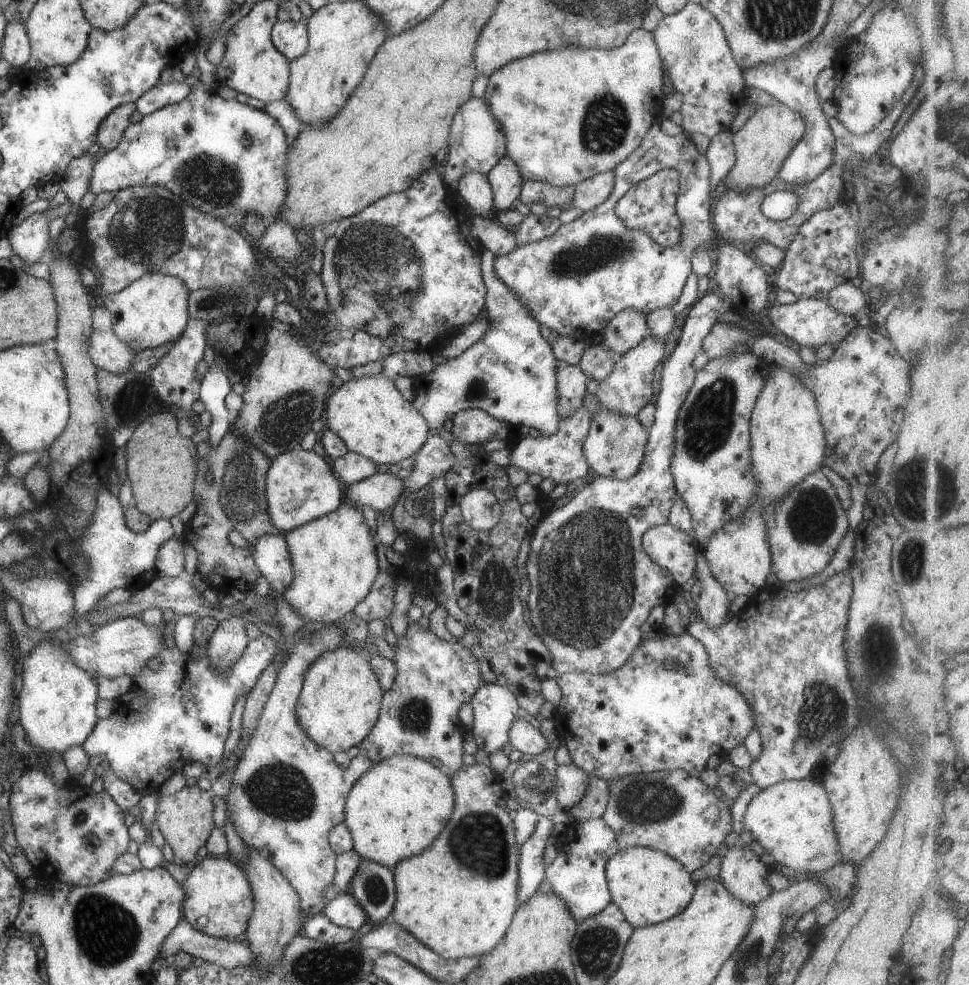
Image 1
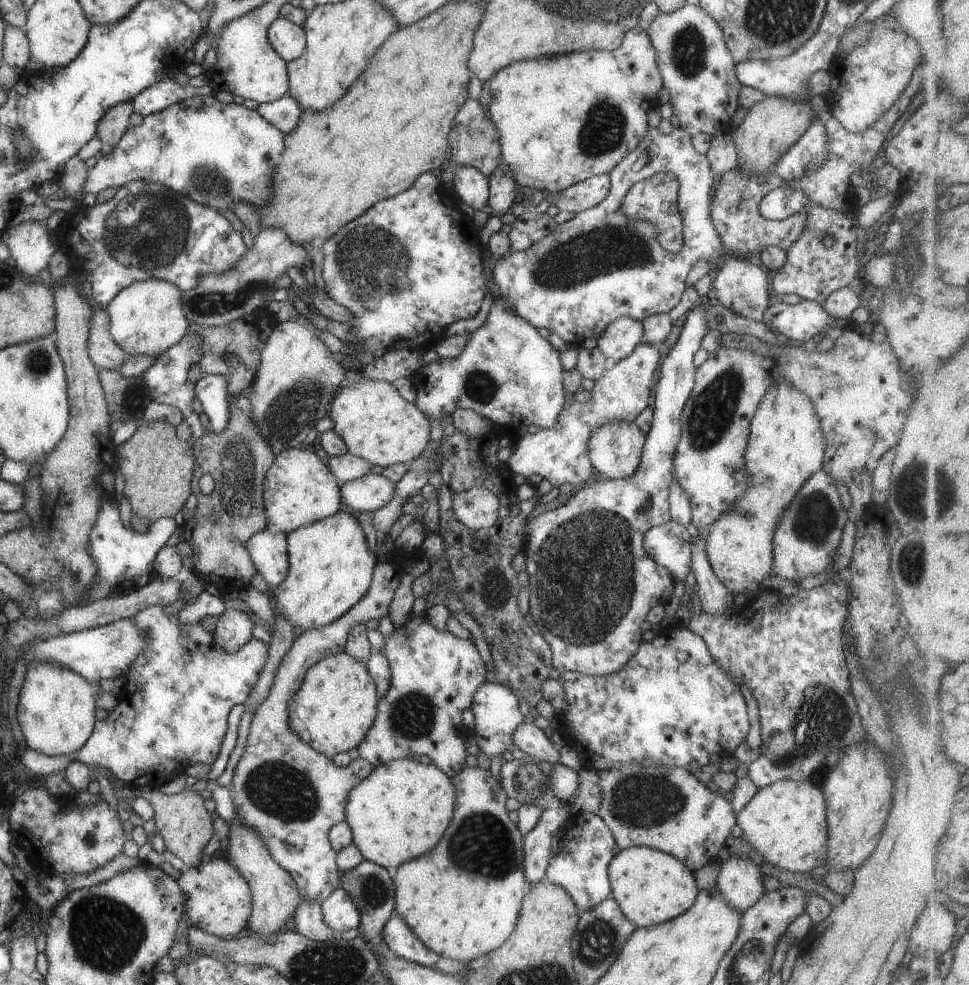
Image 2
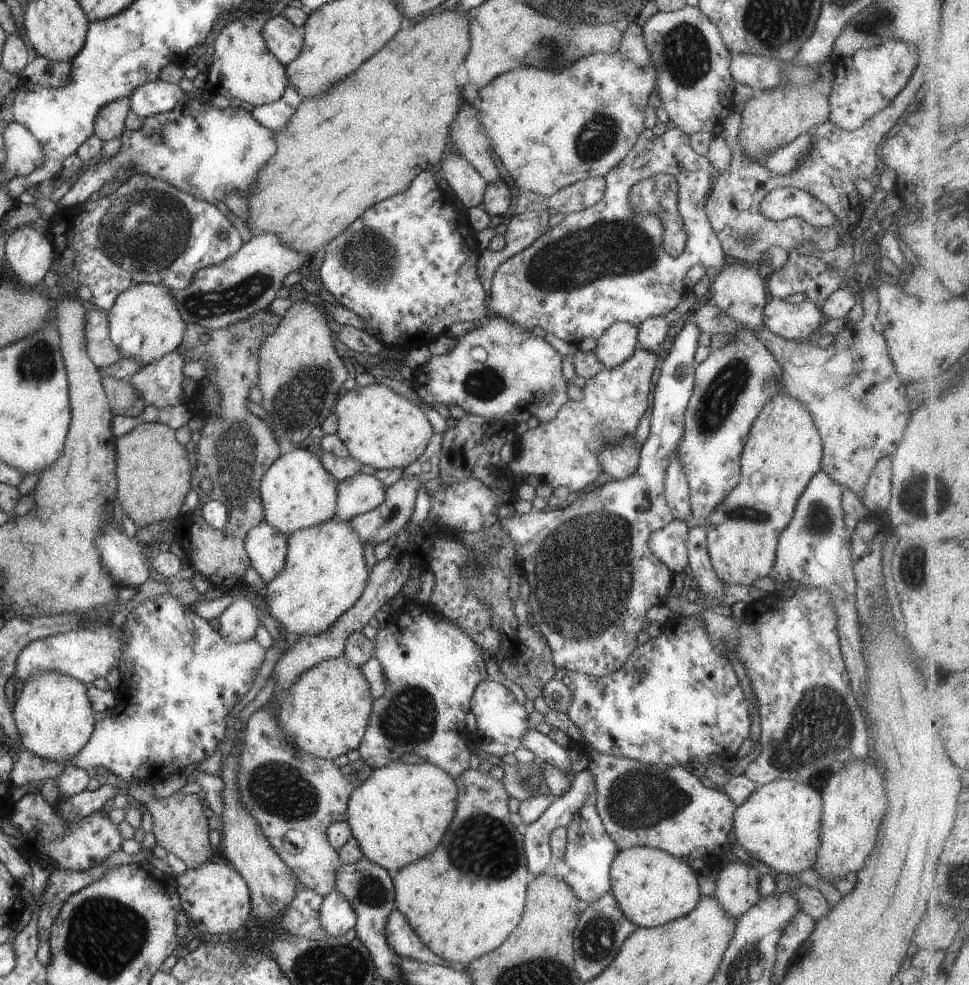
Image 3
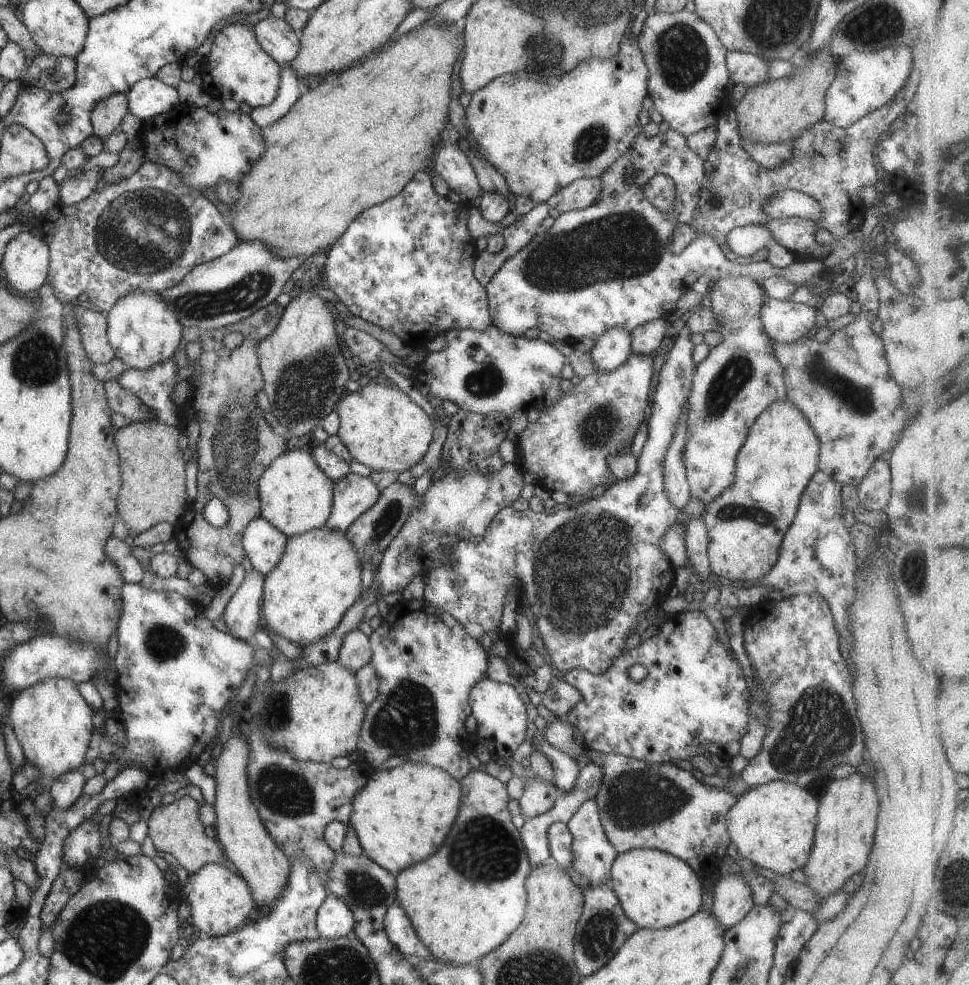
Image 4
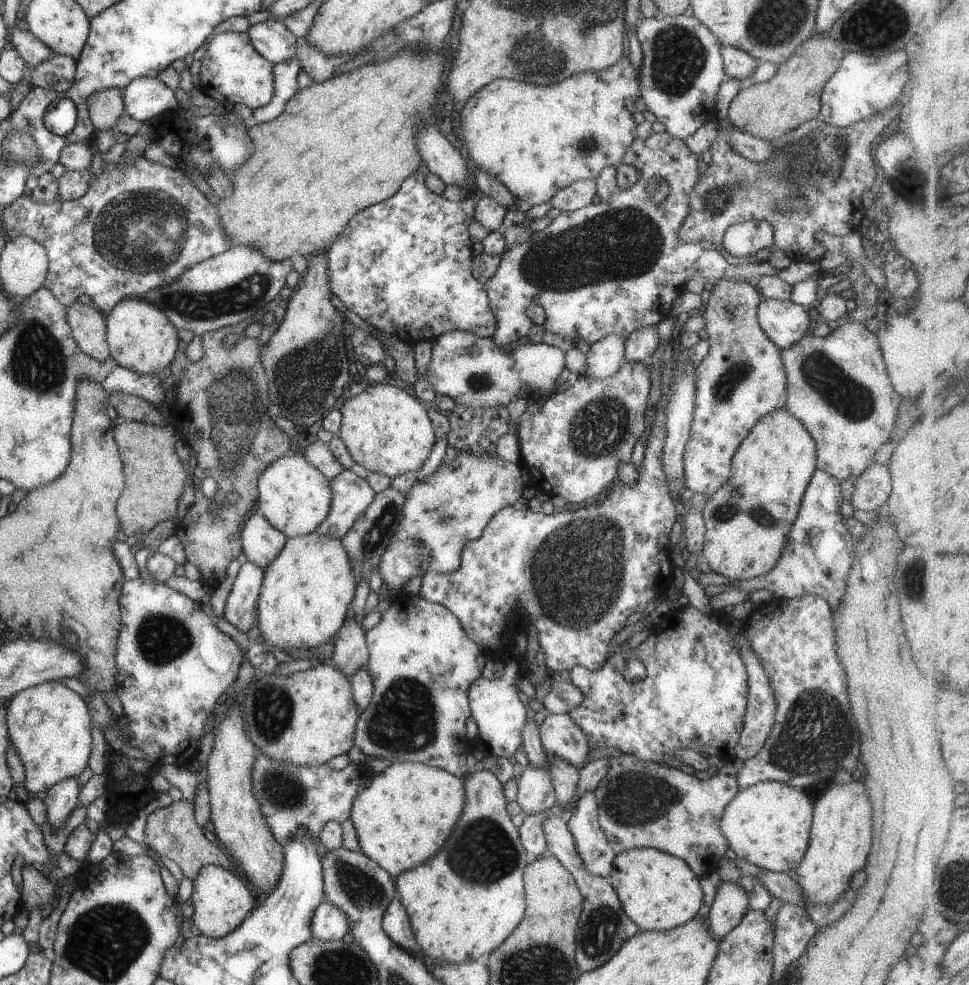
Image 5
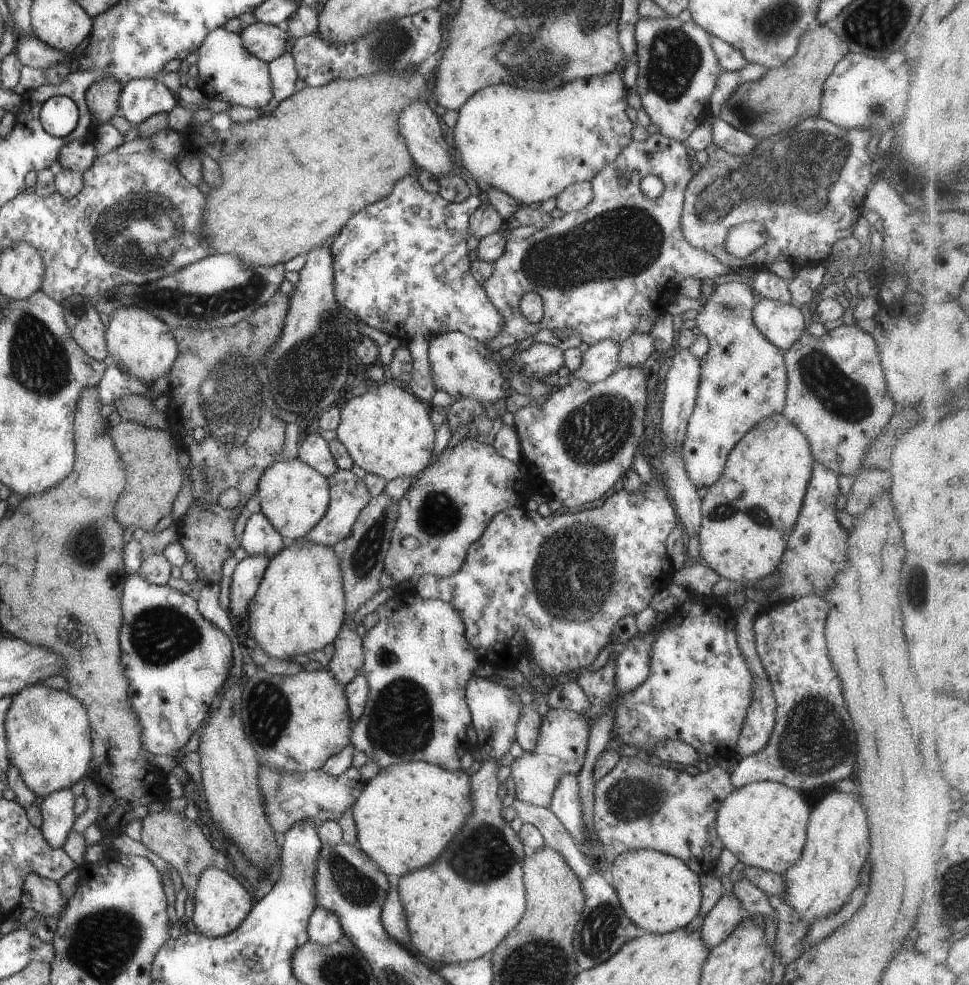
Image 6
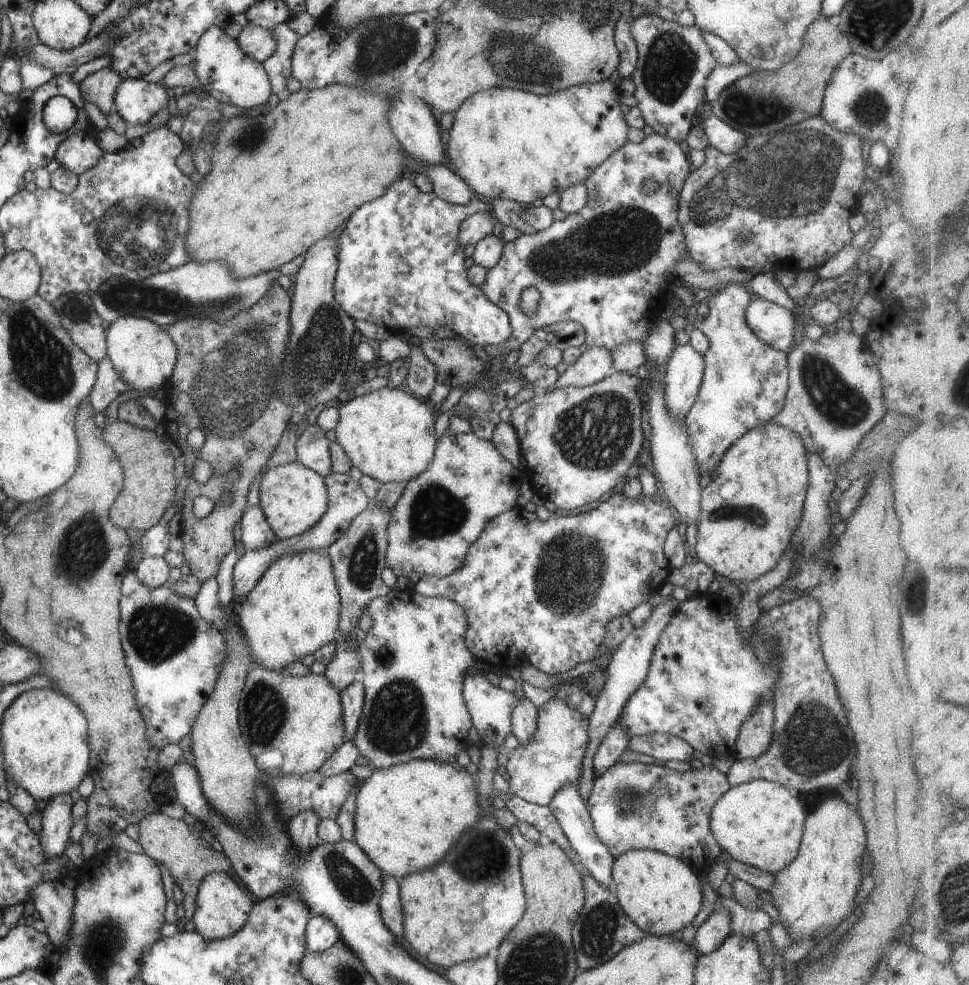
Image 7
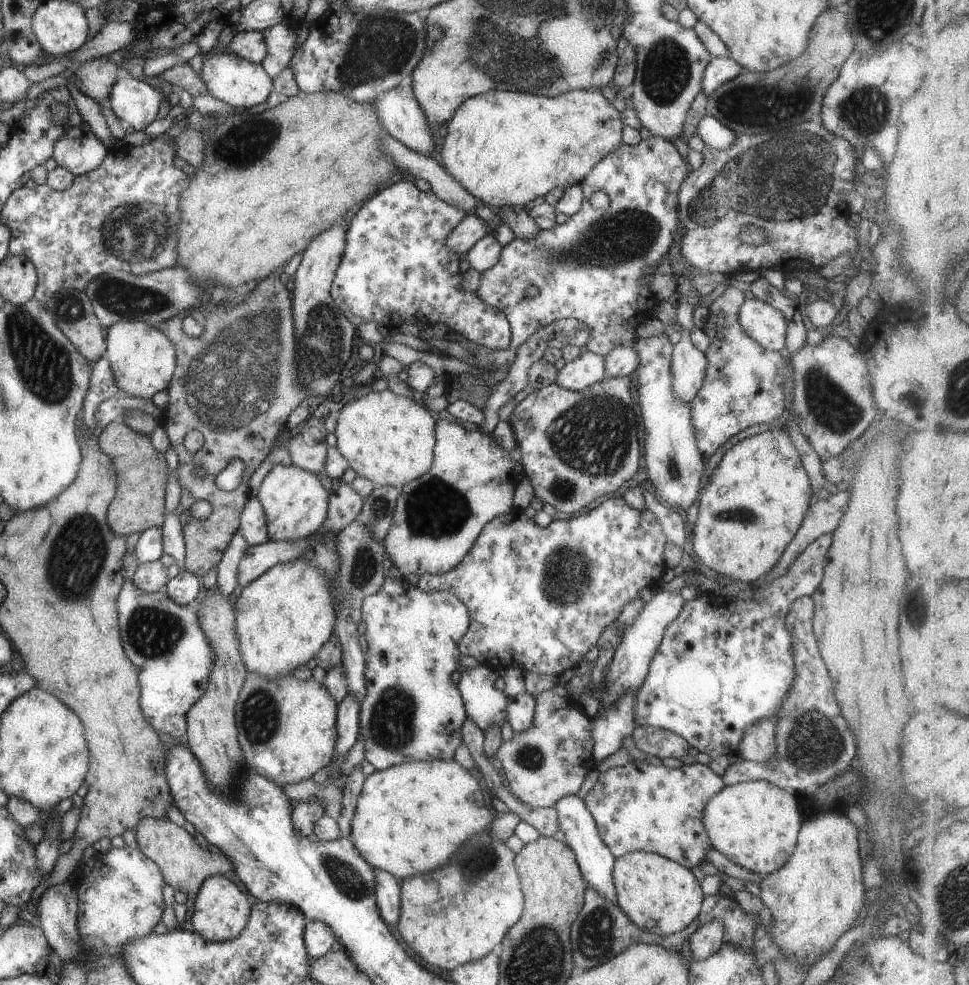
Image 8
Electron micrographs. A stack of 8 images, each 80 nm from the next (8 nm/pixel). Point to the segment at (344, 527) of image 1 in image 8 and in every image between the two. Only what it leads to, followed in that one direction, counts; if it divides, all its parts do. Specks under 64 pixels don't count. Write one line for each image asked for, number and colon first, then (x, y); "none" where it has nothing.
2: (329, 566)
3: (324, 573)
4: (304, 596)
5: (305, 594)
6: (298, 607)
7: (292, 610)
8: (282, 618)

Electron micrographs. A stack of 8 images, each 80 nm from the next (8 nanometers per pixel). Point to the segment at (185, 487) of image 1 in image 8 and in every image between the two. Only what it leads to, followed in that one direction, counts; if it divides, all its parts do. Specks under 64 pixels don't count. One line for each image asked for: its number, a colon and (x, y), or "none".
2: (157, 467)
3: (152, 467)
4: (152, 490)
5: (154, 477)
6: (152, 476)
7: (148, 488)
8: (141, 475)

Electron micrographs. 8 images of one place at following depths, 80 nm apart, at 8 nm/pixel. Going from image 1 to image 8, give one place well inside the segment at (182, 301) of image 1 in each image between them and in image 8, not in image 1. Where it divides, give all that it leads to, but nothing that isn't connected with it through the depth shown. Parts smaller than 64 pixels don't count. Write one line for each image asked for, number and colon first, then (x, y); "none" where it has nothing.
2: (146, 317)
3: (143, 323)
4: (142, 332)
5: (140, 338)
6: (142, 346)
7: (141, 352)
8: (142, 359)

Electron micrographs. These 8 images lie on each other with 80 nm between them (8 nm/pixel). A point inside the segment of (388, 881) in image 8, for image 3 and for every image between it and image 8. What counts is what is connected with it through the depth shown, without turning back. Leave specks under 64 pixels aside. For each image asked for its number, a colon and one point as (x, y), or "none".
3: (399, 935)
4: (398, 929)
5: (395, 924)
6: (392, 916)
7: (390, 909)

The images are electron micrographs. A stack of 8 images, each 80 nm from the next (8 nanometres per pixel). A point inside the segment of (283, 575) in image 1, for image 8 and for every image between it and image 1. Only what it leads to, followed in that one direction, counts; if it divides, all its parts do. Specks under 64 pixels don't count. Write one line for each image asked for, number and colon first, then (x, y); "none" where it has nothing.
2: (267, 549)
3: (265, 546)
4: (263, 544)
5: (260, 542)
6: (258, 538)
7: (255, 532)
8: (252, 523)

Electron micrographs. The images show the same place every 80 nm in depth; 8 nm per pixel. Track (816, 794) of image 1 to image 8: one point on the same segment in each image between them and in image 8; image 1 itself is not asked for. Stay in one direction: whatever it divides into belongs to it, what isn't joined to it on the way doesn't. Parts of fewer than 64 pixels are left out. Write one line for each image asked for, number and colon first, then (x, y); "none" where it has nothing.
2: (785, 821)
3: (779, 822)
4: (772, 825)
5: (767, 824)
6: (763, 823)
7: (759, 823)
8: (755, 824)

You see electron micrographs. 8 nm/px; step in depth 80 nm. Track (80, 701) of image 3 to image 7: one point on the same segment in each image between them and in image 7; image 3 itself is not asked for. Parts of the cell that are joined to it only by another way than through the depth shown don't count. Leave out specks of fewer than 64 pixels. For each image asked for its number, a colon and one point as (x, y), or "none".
4: (52, 723)
5: (48, 724)
6: (49, 744)
7: (44, 739)

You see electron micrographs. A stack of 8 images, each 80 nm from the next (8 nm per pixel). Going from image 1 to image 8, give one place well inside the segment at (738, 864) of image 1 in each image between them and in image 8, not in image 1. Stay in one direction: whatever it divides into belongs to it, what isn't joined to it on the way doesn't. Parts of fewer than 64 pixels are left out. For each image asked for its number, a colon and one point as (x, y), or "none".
2: (739, 880)
3: (736, 888)
4: (732, 898)
5: (730, 903)
6: (722, 919)
7: (713, 930)
8: (705, 940)

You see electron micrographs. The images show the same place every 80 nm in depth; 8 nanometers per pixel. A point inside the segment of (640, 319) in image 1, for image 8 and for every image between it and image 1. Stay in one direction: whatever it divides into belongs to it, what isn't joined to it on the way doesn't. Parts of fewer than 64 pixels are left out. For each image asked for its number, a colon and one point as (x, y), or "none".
2: (622, 335)
3: (619, 340)
4: (610, 350)
5: (604, 357)
6: (599, 360)
7: (593, 364)
8: (587, 368)

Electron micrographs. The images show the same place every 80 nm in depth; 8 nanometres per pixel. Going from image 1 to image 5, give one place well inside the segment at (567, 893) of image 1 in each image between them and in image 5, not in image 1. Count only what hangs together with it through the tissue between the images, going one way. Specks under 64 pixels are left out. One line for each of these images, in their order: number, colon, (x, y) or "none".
2: (579, 867)
3: (584, 866)
4: (592, 854)
5: (595, 853)

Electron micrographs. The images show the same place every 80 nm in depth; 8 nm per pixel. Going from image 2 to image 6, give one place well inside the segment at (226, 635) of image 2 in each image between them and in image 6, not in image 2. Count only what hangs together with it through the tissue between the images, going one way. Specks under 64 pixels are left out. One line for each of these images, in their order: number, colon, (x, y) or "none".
3: (237, 623)
4: (241, 615)
5: (239, 611)
6: (248, 572)

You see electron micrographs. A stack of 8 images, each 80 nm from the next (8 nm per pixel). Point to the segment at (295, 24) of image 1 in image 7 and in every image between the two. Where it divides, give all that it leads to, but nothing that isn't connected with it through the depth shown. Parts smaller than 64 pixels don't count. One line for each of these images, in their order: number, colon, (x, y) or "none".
2: (287, 39)
3: (284, 41)
4: (277, 39)
5: (270, 39)
6: (263, 41)
7: (257, 42)

